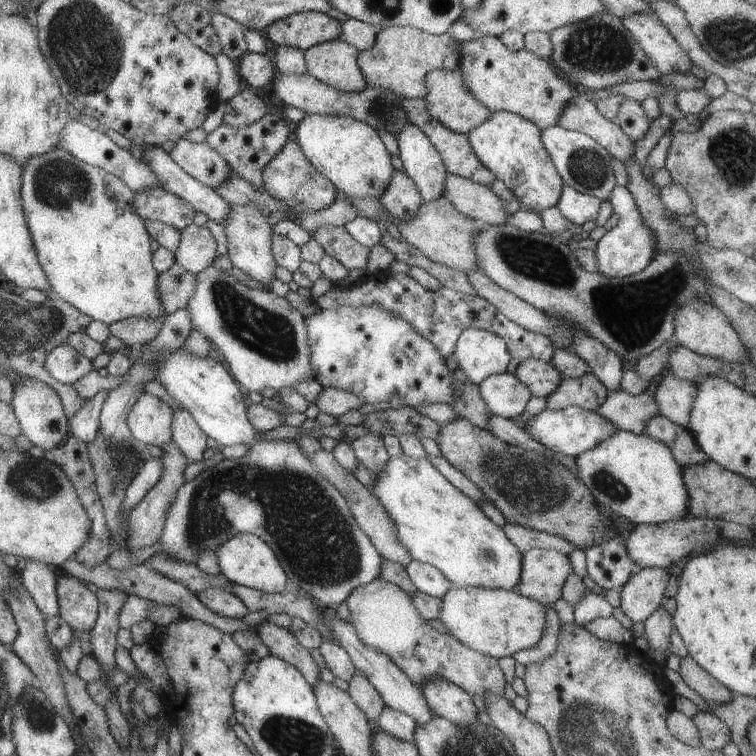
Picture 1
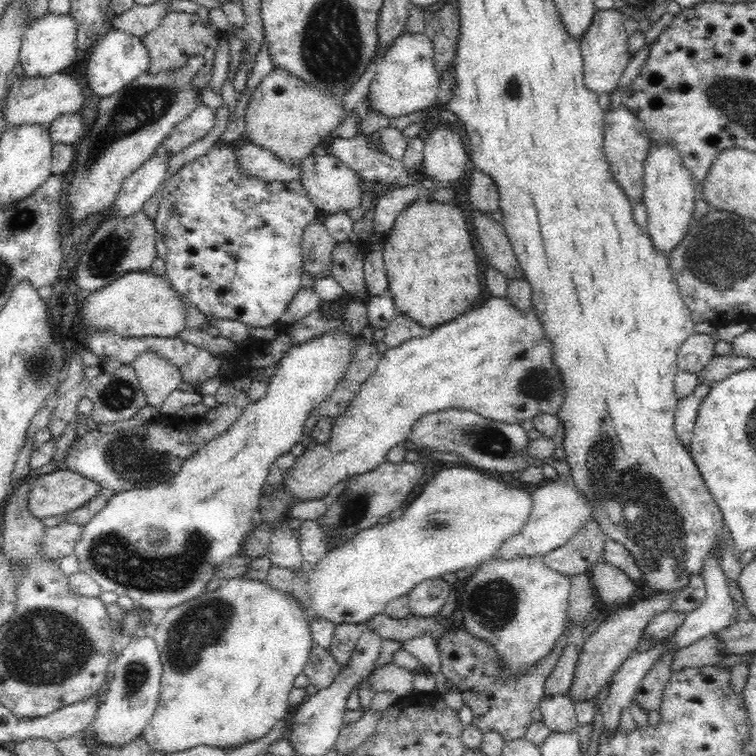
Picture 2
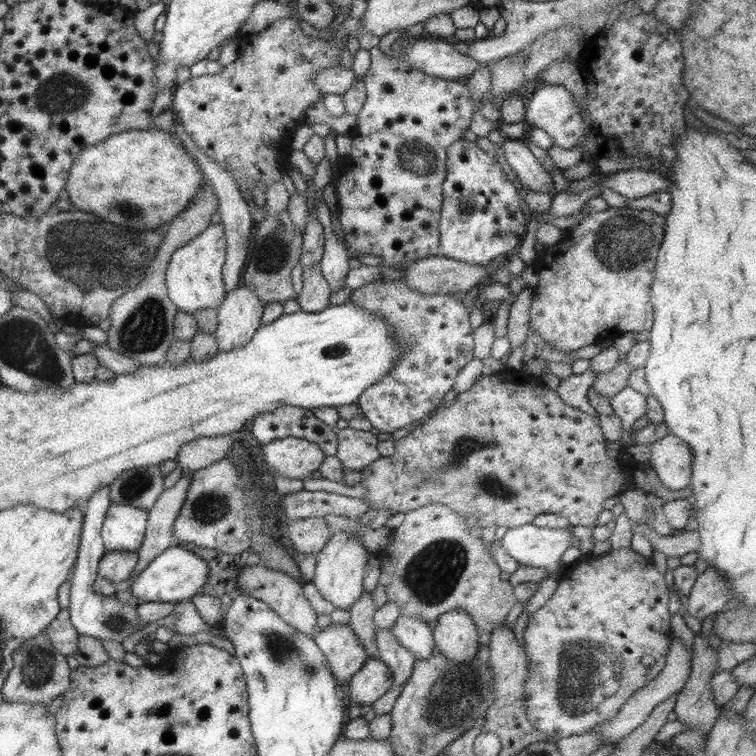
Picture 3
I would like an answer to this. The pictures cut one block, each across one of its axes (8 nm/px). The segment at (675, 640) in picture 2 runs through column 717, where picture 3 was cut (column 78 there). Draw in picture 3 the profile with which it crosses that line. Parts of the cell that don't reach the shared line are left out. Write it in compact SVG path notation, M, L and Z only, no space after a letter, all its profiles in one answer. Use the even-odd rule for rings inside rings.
M101 485L95 489L85 502L85 512L82 520L82 531L77 551L77 558L72 568L70 579L70 595L68 606L71 627L79 634L98 638L101 641L113 640L121 643L125 638L131 636L135 631L135 624L140 622L137 617L137 608L131 604L121 604L114 594L101 596L92 589L92 582L97 574L98 562L106 550L102 543L100 530L105 518L105 512L111 504L110 486Z

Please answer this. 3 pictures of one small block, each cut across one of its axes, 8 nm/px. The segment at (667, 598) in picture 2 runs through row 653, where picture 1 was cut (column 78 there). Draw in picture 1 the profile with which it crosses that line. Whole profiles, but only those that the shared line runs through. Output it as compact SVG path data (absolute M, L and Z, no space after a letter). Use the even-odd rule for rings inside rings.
M67 574L57 580L56 596L58 616L73 632L81 634L93 629L98 612L96 594L89 592L78 579Z

